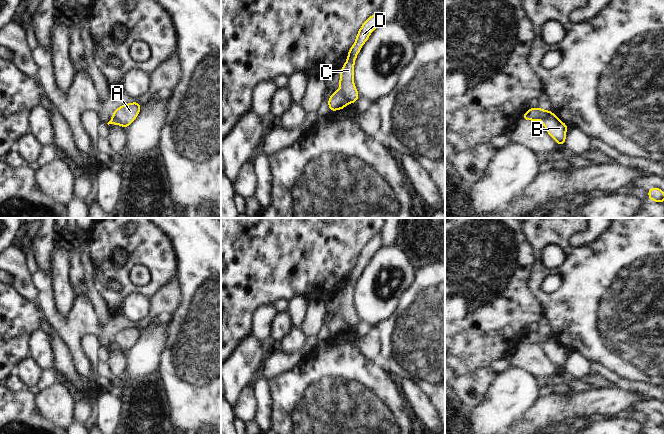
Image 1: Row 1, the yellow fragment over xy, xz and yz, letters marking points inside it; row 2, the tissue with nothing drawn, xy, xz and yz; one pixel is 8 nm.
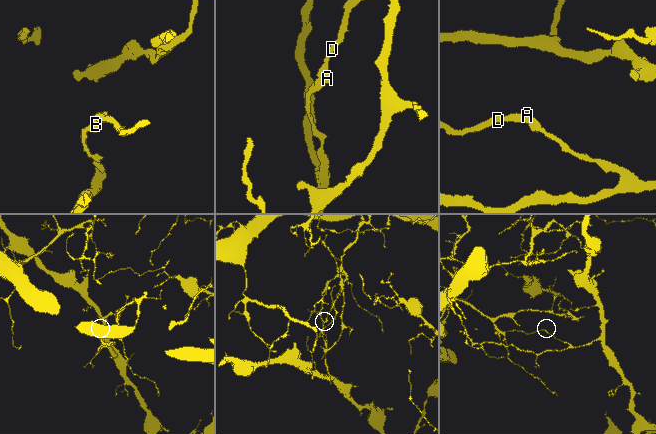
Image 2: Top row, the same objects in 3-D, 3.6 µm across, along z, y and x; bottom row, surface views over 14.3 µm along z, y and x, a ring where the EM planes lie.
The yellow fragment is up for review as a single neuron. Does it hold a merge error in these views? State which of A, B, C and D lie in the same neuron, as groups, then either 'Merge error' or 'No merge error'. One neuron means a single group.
Groups: A C D / B. Merge error.

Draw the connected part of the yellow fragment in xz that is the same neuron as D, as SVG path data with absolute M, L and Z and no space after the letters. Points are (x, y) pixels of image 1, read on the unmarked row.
M378 234L362 248L356 260L356 265L348 276L347 285L341 292L339 305L340 313L338 315L349 327L355 327L360 321L353 304L355 283L363 268L368 264L370 258L380 247L380 234Z

